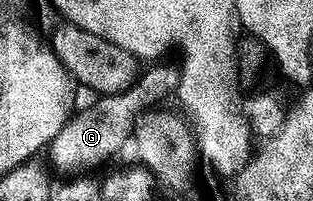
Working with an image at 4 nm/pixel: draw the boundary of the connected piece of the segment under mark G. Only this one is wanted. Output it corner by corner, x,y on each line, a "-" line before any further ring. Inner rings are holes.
153,64
149,71
142,73
134,82
131,89
126,90
123,94
107,94
98,97
91,103
86,110
77,110
67,124
63,124
63,128
55,136
55,140
49,143
47,147
47,155
53,161
53,166
61,174
77,174
80,170
93,170
96,166
101,166
109,157
117,156
123,142
132,134
133,125
136,117
139,116
141,110
146,109
150,105
149,98
165,98
169,93
176,91
179,86
179,70
176,65
161,66
165,64

